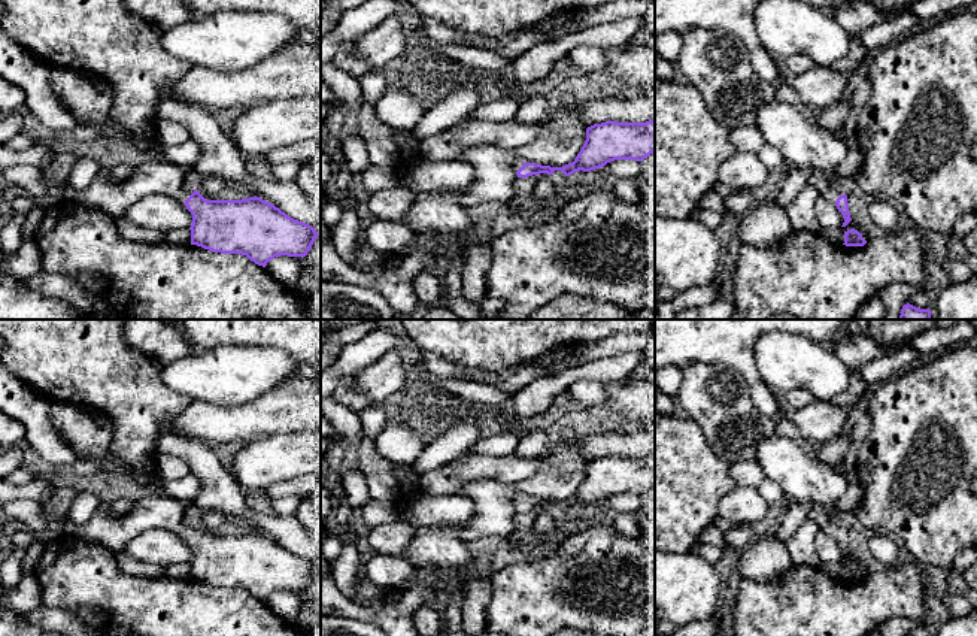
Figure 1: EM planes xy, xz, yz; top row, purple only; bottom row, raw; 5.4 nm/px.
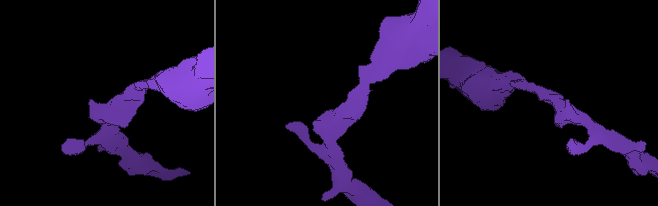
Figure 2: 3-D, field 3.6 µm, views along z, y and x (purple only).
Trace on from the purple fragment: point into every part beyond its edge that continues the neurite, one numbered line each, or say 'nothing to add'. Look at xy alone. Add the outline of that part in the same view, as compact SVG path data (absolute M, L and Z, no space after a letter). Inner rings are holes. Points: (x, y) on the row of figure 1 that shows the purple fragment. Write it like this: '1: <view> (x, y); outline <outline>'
1: xy (157, 175); outline M152 157L136 166L134 173L122 182L115 182L106 172L98 170L87 190L76 191L67 184L63 193L64 199L118 218L125 209L148 194L170 196L185 203L195 190L189 184L192 178L194 169Z

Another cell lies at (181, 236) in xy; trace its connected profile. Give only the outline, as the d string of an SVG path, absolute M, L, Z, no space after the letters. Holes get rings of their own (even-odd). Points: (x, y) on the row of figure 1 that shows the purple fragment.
M176 228L166 233L166 242L172 245L189 245L191 243L191 230L189 228Z

